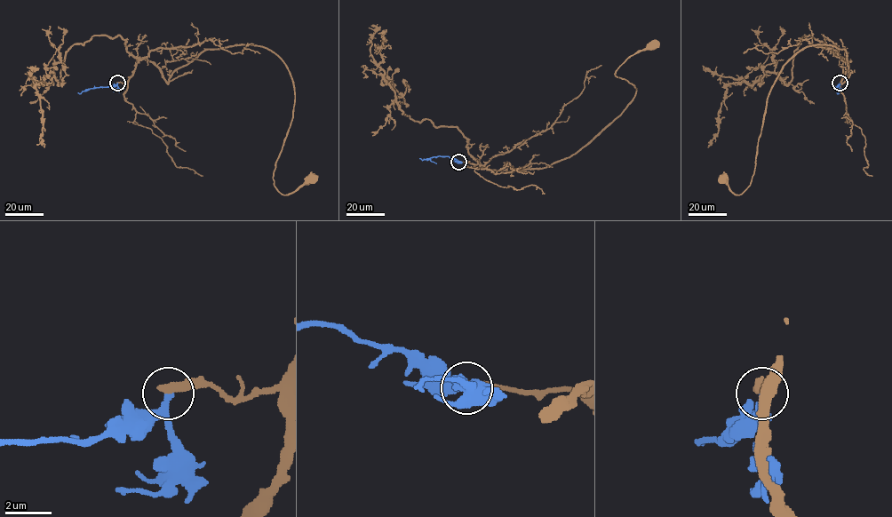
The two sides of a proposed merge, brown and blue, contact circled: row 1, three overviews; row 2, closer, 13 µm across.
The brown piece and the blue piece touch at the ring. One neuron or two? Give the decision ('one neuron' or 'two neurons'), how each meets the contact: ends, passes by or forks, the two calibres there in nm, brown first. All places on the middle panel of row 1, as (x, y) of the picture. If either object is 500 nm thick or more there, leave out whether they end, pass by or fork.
two neurons; brown ends there; blue passes by; 360 nm thick on the brown side, 240 nm on the other

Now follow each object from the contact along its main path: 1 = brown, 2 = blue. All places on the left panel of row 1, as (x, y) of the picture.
1: (117, 83), (142, 59), (167, 83), (206, 50), (267, 48), (294, 89), (274, 186), (289, 194), (312, 178)
2: (117, 83), (112, 87), (78, 92)

